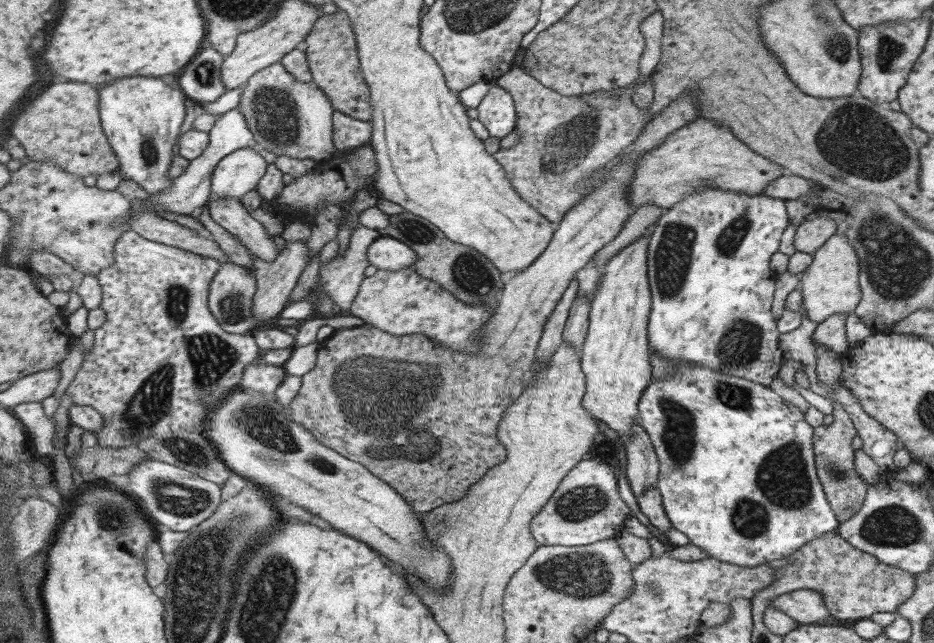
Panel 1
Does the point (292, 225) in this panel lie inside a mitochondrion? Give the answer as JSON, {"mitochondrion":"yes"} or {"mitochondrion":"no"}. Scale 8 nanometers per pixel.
{"mitochondrion":"no"}

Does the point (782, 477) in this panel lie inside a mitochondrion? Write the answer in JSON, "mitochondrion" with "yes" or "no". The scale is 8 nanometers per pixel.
{"mitochondrion":"yes"}

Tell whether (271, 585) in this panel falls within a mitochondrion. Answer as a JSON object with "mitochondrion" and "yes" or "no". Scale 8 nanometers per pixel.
{"mitochondrion":"yes"}

